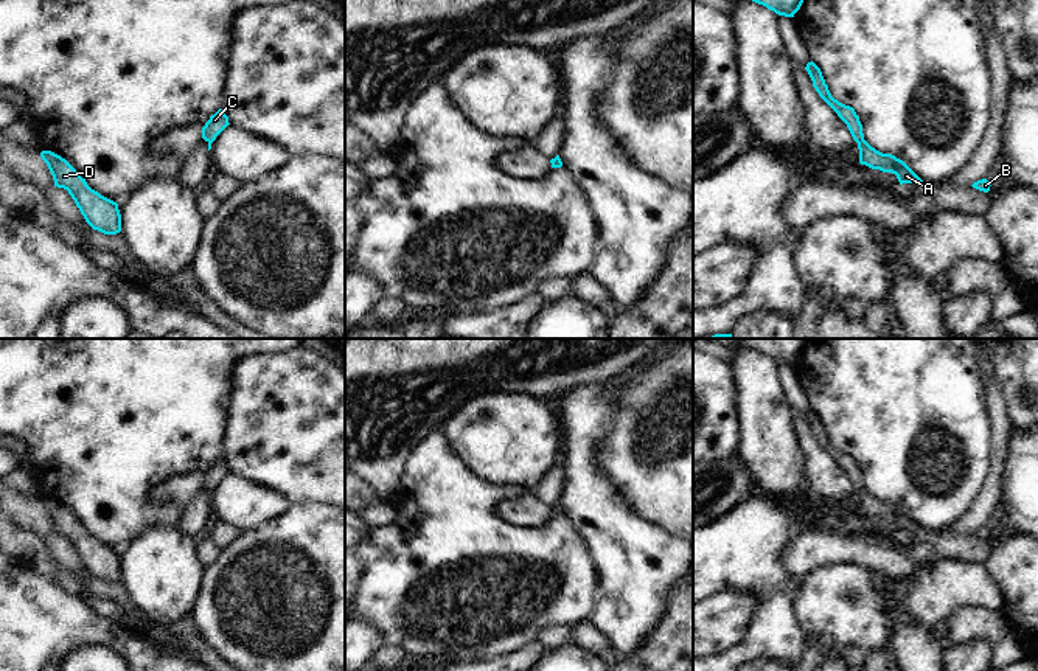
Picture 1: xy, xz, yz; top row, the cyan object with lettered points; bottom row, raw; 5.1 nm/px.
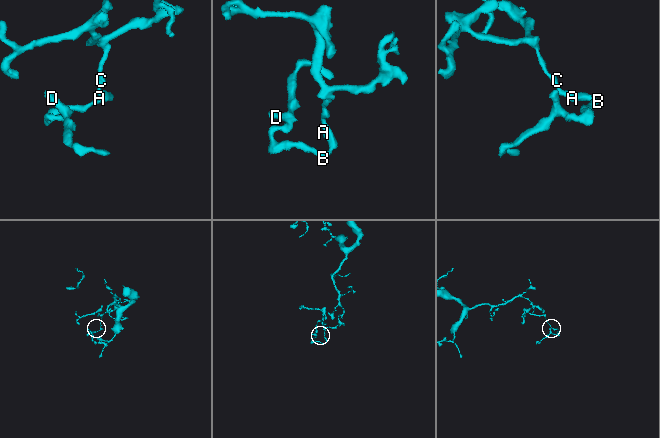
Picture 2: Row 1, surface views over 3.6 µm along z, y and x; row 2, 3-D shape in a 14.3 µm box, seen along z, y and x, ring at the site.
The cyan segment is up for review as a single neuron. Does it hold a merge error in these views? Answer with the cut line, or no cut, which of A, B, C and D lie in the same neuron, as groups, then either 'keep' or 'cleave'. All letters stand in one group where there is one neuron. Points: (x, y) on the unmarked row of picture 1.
no cut; A B C D; keep

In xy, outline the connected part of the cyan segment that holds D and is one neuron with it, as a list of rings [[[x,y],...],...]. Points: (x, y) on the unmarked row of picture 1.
[[[51,499],[40,500],[47,511],[54,534],[68,539],[85,570],[104,582],[117,582],[121,579],[121,562],[118,551],[92,537],[85,527],[61,503]]]

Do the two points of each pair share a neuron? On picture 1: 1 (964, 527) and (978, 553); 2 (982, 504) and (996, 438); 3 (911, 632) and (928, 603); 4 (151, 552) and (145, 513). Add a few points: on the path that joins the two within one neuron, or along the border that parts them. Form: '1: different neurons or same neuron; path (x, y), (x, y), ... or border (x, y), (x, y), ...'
1: different neurons; border (970, 533), (943, 535), (933, 545)
2: same neuron; path (992, 488), (996, 454)
3: different neurons; border (884, 609), (898, 606), (919, 625), (931, 629)
4: different neurons; border (176, 525), (149, 527), (117, 549)

